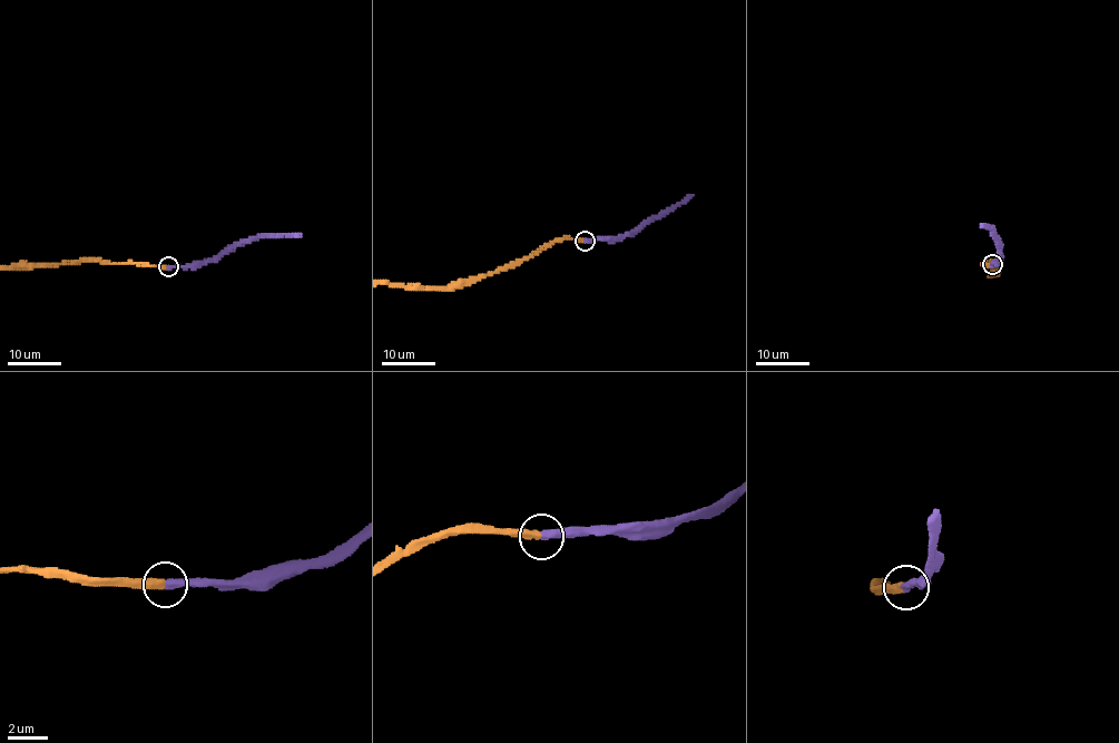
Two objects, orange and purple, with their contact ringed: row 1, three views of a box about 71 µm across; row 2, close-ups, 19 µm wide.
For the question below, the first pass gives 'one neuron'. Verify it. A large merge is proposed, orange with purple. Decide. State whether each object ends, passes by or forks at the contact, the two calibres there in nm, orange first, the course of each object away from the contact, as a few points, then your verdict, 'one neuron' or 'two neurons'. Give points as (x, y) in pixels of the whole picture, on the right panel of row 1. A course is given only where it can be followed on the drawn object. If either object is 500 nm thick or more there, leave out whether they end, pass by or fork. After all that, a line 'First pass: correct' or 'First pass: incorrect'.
orange ends there; purple ends there; 400 nm thick on the orange side, 360 nm on the other; purple runs (992, 264), (1000, 260), (1000, 251), (993, 230), (982, 226); one neuron
First pass: correct

